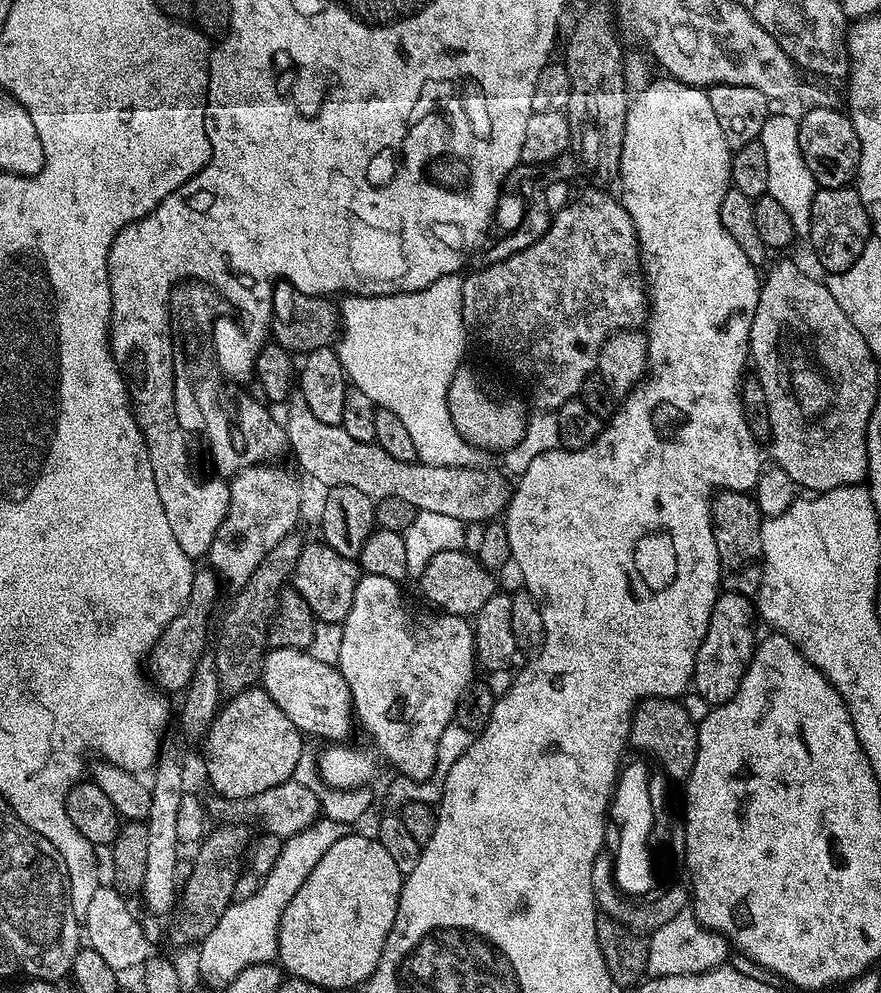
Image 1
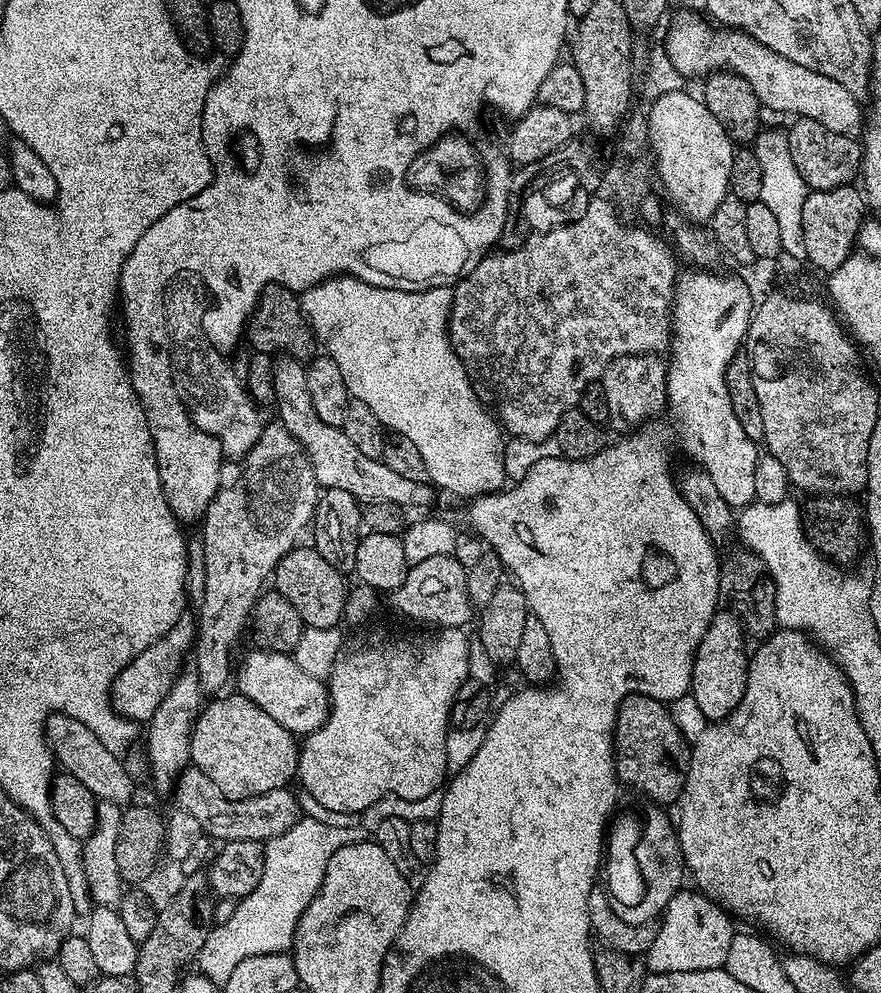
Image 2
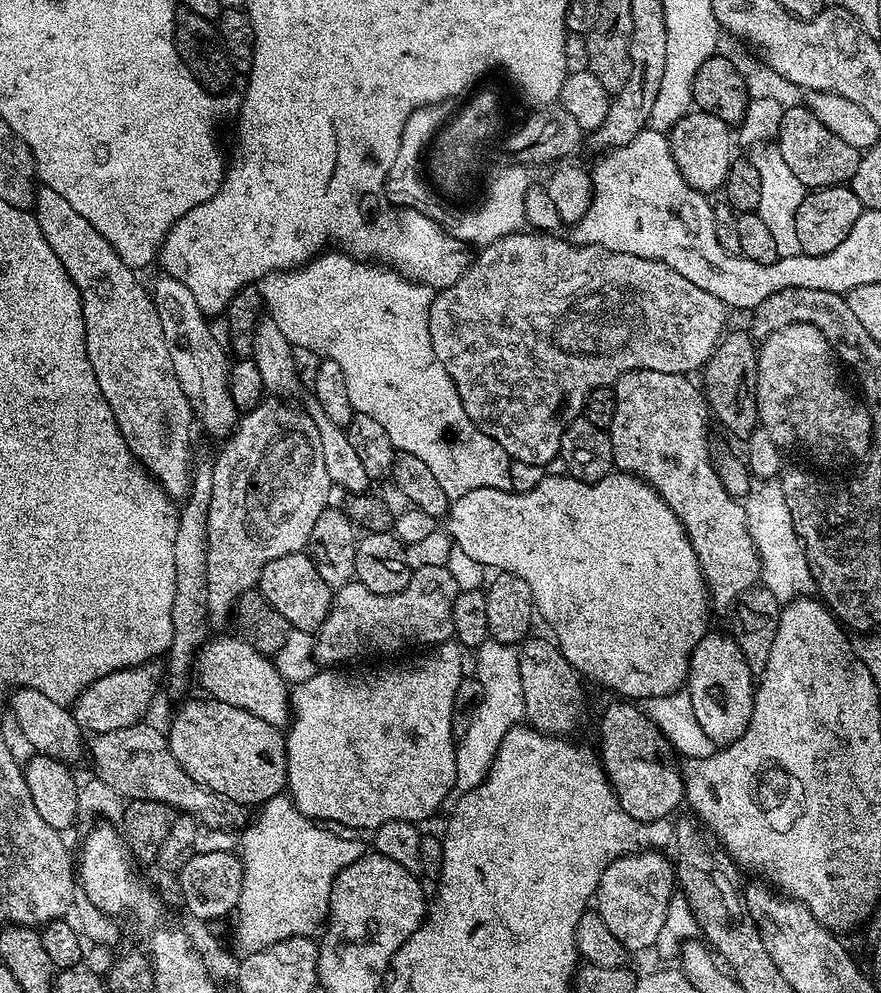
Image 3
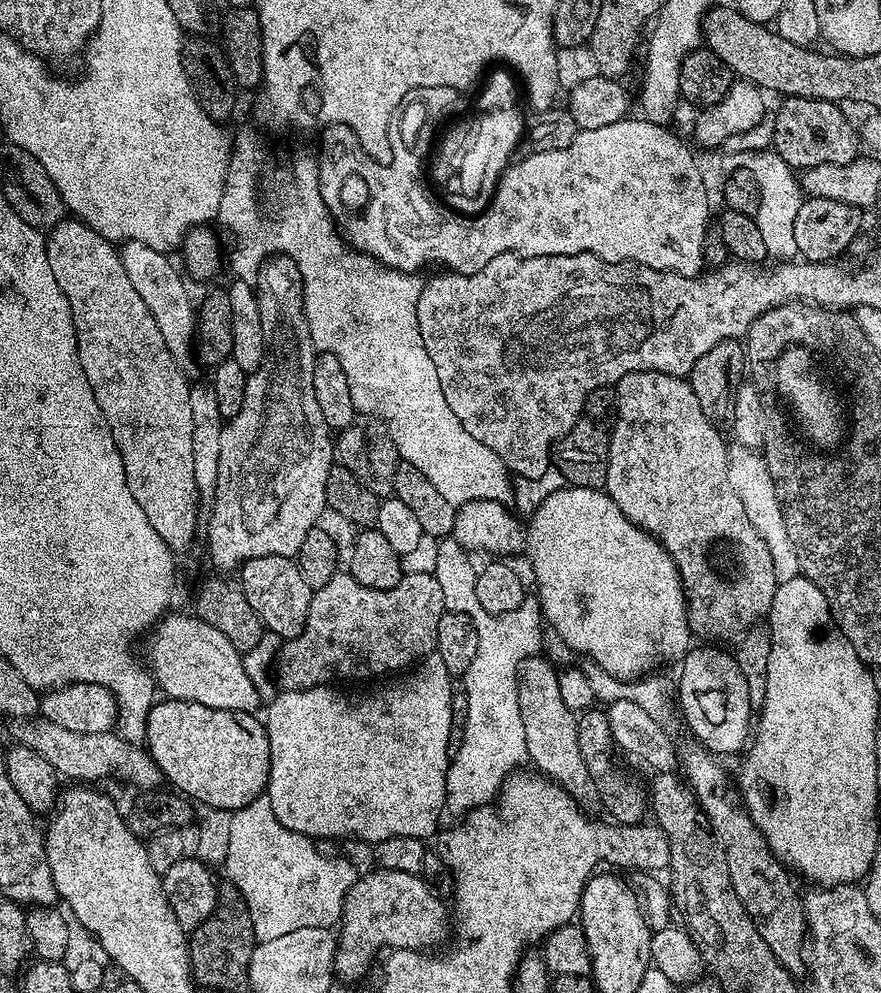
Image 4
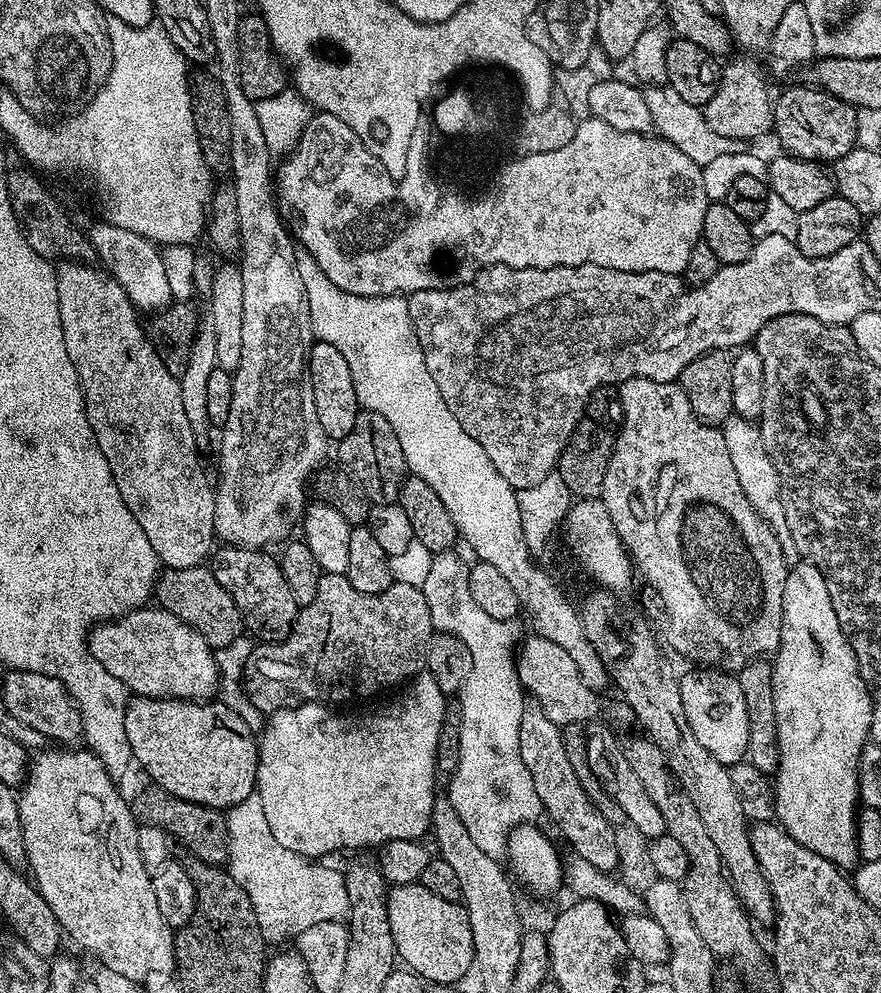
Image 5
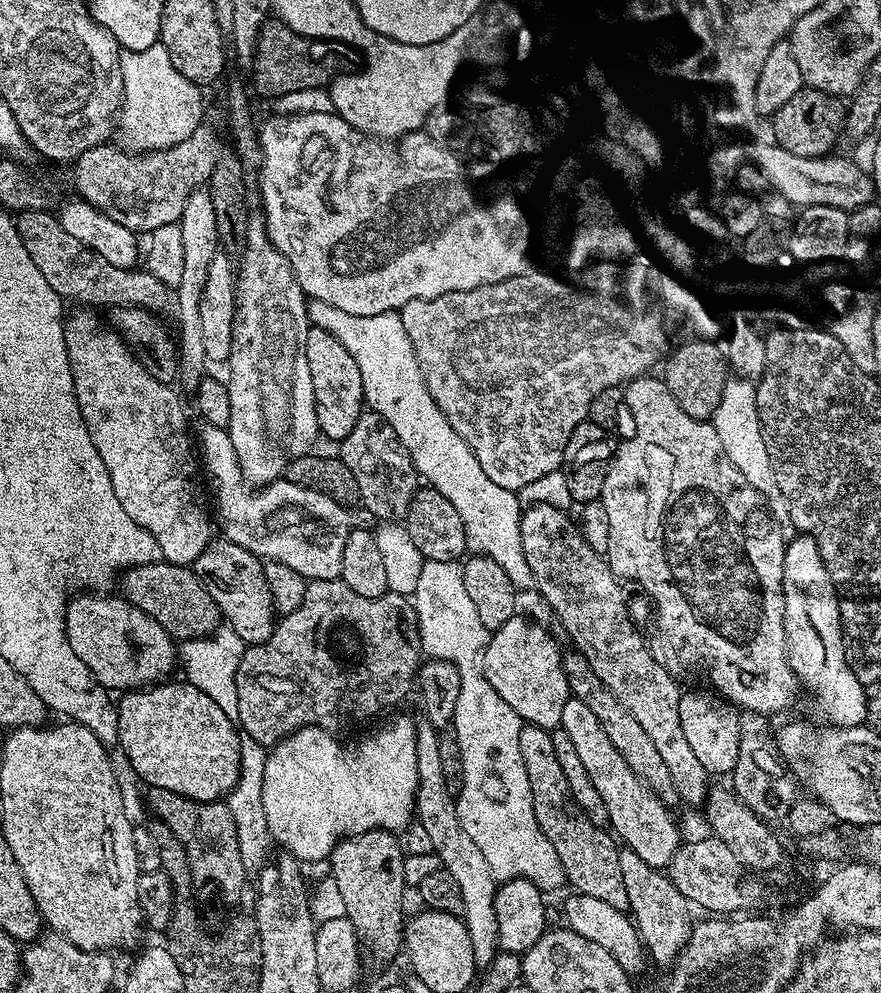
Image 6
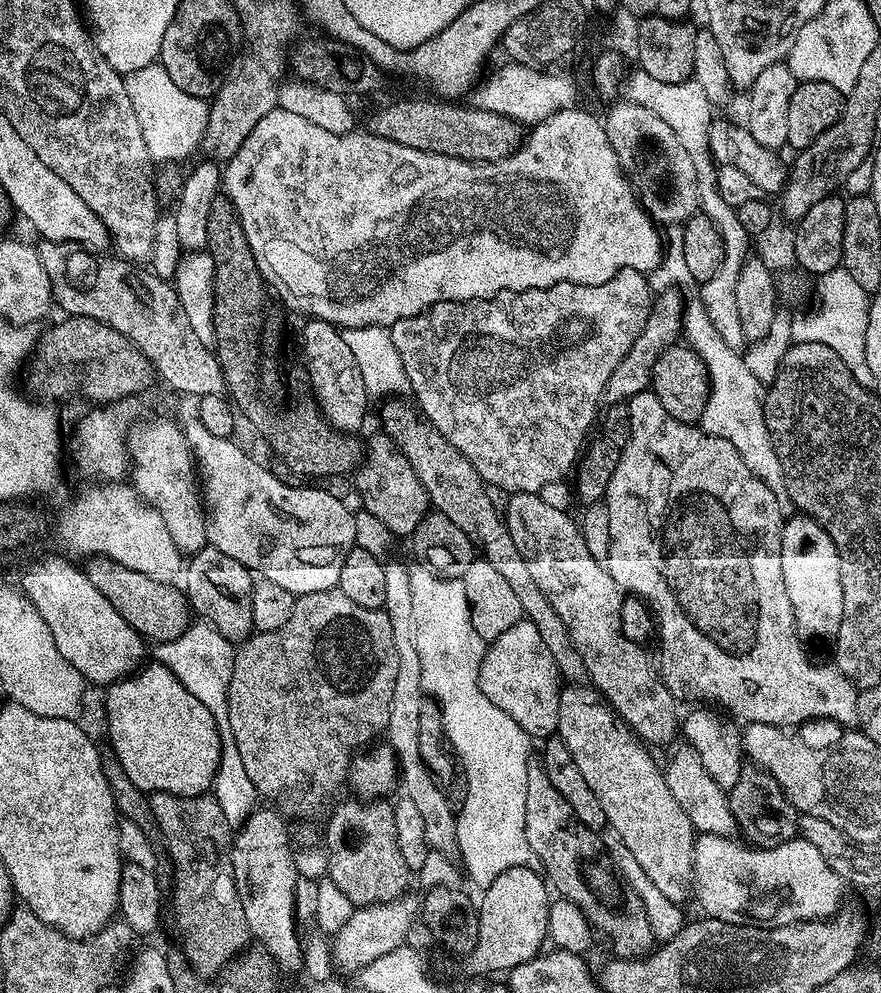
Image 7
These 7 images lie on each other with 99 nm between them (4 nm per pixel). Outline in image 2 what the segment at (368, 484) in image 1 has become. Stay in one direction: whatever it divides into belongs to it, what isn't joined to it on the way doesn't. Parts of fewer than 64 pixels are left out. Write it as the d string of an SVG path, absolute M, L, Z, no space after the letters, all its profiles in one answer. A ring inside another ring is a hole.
M280 358L272 369L274 374L274 394L279 423L303 446L304 453L310 458L312 469L316 475L317 485L321 489L337 488L346 490L346 494L354 494L361 505L370 502L394 502L401 506L408 504L424 504L428 500L429 485L423 480L402 478L395 470L390 470L383 460L371 460L357 450L346 438L343 428L326 426L318 413L314 411L314 402L310 402L310 386L306 386L306 368L295 358Z

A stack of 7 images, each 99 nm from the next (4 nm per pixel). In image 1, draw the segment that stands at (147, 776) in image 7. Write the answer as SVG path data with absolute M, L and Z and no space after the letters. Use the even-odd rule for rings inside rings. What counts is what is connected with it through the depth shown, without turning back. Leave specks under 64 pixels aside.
M263 686L247 688L221 707L203 741L202 747L208 751L211 791L226 799L242 799L286 783L293 779L298 758L306 751L304 740Z

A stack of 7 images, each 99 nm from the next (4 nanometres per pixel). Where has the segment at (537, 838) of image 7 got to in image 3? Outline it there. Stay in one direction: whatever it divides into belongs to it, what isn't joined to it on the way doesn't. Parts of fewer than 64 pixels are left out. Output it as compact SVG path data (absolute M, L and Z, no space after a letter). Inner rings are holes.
M529 635L518 648L518 674L522 674L524 716L537 732L547 732L550 736L564 738L569 735L567 732L575 730L576 723L580 720L580 699L584 696L585 685L580 673L574 666L570 666L559 646L545 636Z

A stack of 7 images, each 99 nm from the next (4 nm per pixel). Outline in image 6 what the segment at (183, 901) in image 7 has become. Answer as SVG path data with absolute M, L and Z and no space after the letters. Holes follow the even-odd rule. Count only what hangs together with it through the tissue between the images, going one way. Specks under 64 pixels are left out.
M149 787L147 791L148 808L153 812L151 815L165 823L174 832L178 841L182 842L189 866L194 873L194 882L207 884L217 897L232 896L235 892L242 891L246 867L243 864L242 854L239 853L238 833L227 803L218 800L191 800L182 794L174 794L174 790L162 790L161 788Z

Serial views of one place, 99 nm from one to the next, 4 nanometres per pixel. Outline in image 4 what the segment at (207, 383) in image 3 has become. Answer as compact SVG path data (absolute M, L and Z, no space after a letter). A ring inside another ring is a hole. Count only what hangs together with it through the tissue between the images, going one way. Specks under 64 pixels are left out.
M125 240L119 245L120 261L126 266L126 274L134 285L134 290L142 294L142 302L154 314L154 322L158 322L158 330L162 330L162 338L166 338L166 346L176 363L184 366L192 356L192 340L198 336L198 312L192 308L192 300L188 297L188 288L180 277L180 272L168 261L169 257L158 250L150 250L150 246L142 246L142 242Z

